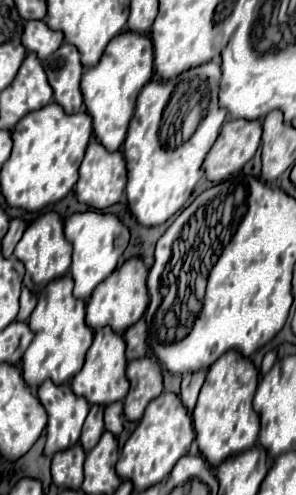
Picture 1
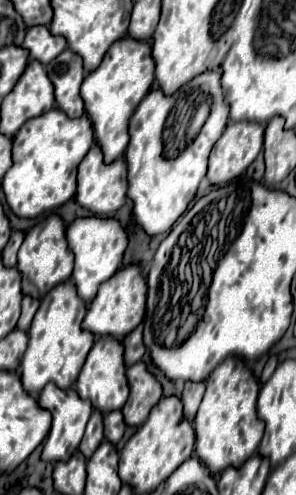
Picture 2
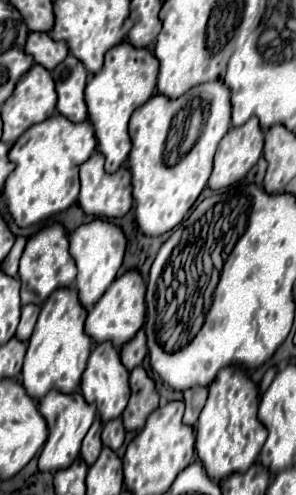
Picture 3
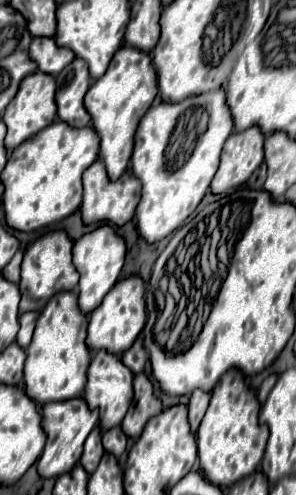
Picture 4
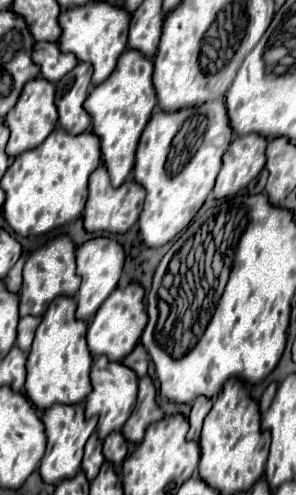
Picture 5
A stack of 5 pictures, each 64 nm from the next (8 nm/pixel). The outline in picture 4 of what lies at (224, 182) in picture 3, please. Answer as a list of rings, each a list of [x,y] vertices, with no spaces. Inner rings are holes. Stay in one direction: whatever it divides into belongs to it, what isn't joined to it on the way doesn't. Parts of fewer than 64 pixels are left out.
[[[252,126],[244,132],[234,132],[222,150],[220,168],[212,180],[212,192],[222,194],[242,186],[264,160],[264,134]]]

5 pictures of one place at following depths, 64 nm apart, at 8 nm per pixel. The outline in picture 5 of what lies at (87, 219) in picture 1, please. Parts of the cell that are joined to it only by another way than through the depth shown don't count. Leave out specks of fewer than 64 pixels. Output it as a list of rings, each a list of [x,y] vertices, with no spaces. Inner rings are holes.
[[[96,238],[96,240],[90,240],[90,242],[82,244],[80,248],[76,248],[76,264],[78,264],[78,276],[82,278],[82,286],[76,296],[76,302],[78,302],[76,318],[90,320],[96,314],[96,310],[100,308],[100,304],[118,286],[122,266],[124,266],[124,250],[112,238]]]

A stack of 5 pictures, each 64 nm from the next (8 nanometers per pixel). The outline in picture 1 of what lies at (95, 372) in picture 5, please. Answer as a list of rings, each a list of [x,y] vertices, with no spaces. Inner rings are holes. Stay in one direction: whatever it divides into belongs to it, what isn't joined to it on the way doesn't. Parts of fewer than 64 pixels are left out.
[[[100,328],[100,332],[96,332],[94,342],[86,354],[86,362],[84,362],[82,370],[72,380],[74,394],[84,396],[90,404],[100,404],[100,406],[108,406],[108,404],[124,400],[128,394],[128,388],[130,388],[130,384],[126,380],[124,348],[126,348],[126,344],[120,334],[112,332],[110,328]]]

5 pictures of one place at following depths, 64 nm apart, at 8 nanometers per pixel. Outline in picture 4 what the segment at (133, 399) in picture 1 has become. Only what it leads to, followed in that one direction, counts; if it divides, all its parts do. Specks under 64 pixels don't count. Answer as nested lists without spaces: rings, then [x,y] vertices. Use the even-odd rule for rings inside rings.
[[[136,374],[134,378],[134,402],[122,422],[122,430],[130,438],[140,438],[140,432],[144,430],[146,422],[162,412],[160,400],[154,396],[152,382],[146,378],[146,374]]]

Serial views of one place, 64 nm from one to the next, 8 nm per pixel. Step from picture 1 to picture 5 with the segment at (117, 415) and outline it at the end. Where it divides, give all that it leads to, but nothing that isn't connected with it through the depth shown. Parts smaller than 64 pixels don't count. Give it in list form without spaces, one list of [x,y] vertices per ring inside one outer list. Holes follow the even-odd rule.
[[[114,432],[104,440],[104,456],[114,466],[122,464],[122,460],[126,458],[126,452],[128,452],[128,444],[120,432]]]

